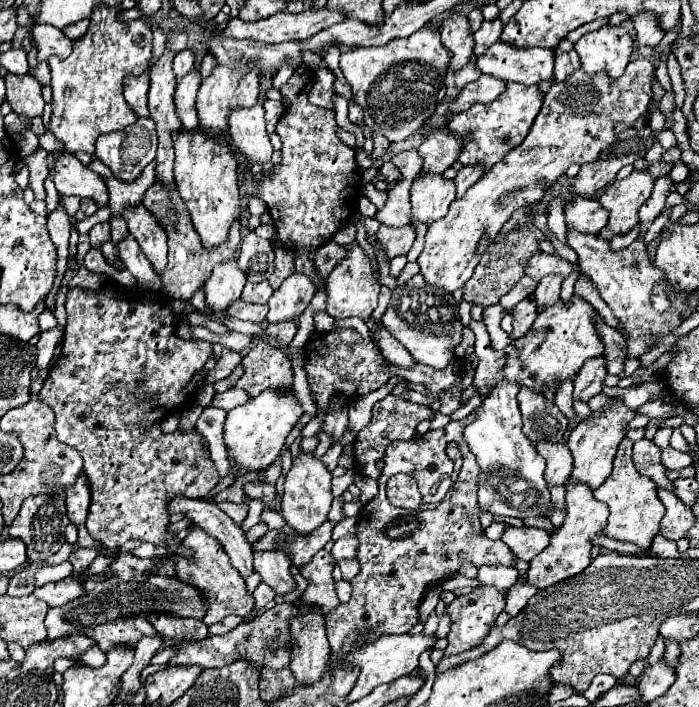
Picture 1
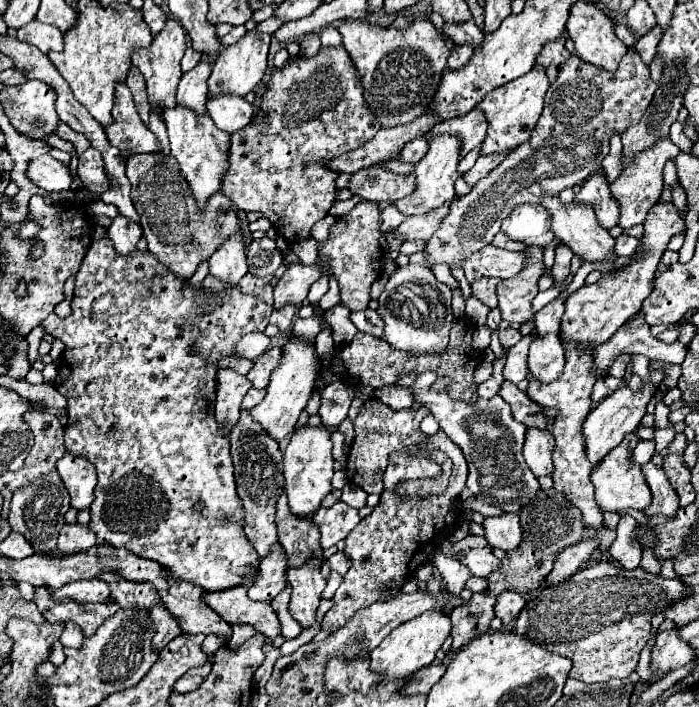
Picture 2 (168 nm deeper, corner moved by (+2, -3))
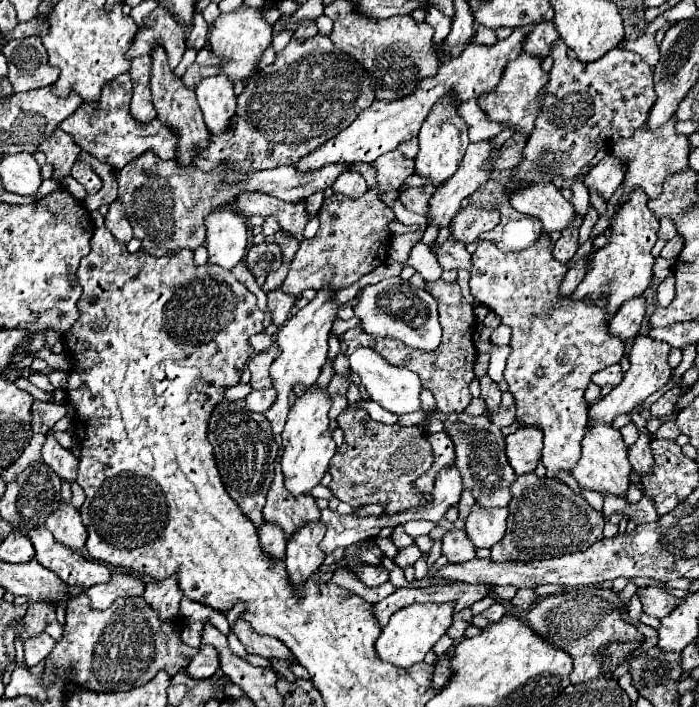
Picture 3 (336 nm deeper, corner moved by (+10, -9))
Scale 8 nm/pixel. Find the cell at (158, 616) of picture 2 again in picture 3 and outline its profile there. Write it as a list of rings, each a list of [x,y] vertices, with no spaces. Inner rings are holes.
[[[165,579],[161,583],[149,581],[145,585],[145,595],[143,595],[143,599],[159,613],[161,621],[171,621],[177,617],[181,597],[183,595],[175,579]]]

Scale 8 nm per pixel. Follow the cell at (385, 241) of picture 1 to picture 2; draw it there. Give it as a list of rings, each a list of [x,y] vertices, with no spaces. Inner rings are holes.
[[[441,205],[441,209],[433,209],[425,215],[413,215],[407,217],[397,231],[403,233],[409,241],[417,241],[417,239],[429,239],[441,225],[441,221],[449,215],[449,205]]]

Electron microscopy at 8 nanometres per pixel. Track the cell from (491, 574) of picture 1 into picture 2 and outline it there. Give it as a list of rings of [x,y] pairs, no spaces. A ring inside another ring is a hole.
[[[489,545],[477,549],[463,549],[459,561],[467,565],[475,577],[489,577],[499,567],[499,559],[493,555]]]

